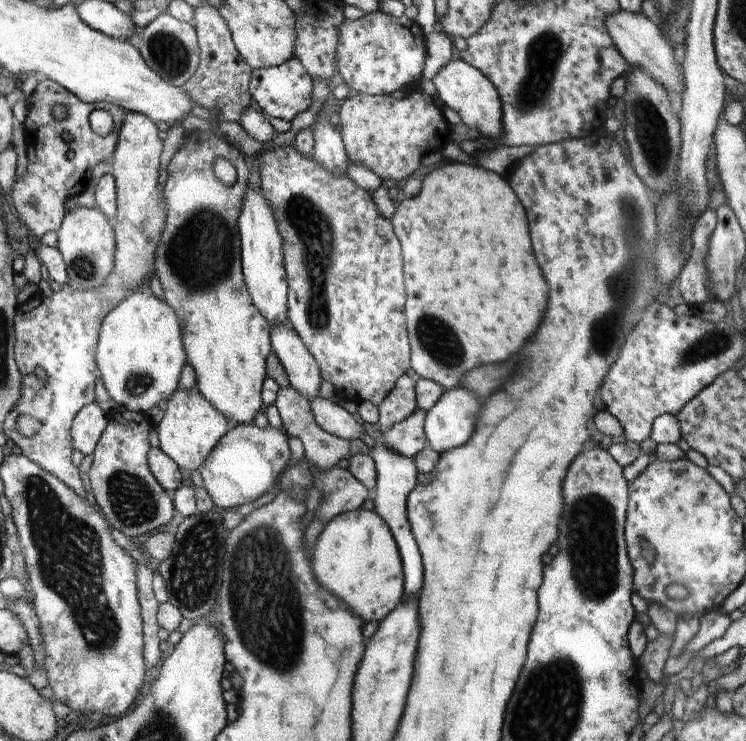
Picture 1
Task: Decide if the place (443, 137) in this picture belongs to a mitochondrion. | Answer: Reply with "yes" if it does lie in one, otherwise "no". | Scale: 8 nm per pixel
no

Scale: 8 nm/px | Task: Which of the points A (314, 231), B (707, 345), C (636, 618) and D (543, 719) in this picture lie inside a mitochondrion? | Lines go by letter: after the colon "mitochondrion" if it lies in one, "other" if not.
A: mitochondrion
B: mitochondrion
C: other
D: mitochondrion

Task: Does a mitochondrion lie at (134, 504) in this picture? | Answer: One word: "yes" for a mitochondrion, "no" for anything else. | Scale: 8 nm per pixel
yes

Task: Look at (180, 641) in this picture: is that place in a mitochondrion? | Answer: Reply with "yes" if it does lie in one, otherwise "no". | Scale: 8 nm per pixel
no

